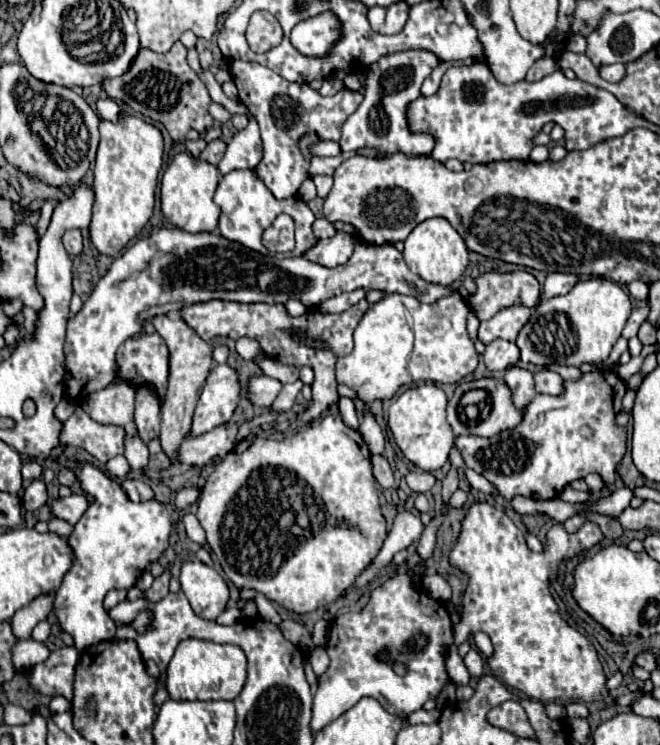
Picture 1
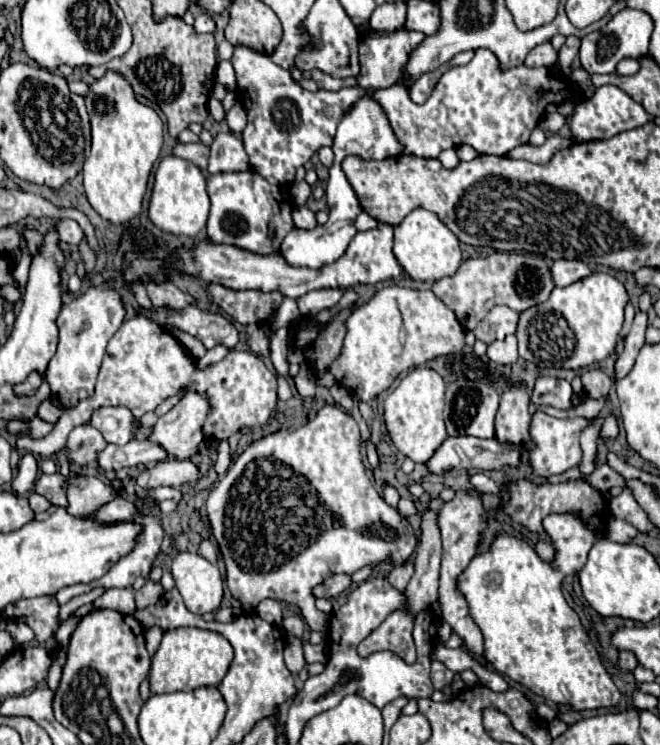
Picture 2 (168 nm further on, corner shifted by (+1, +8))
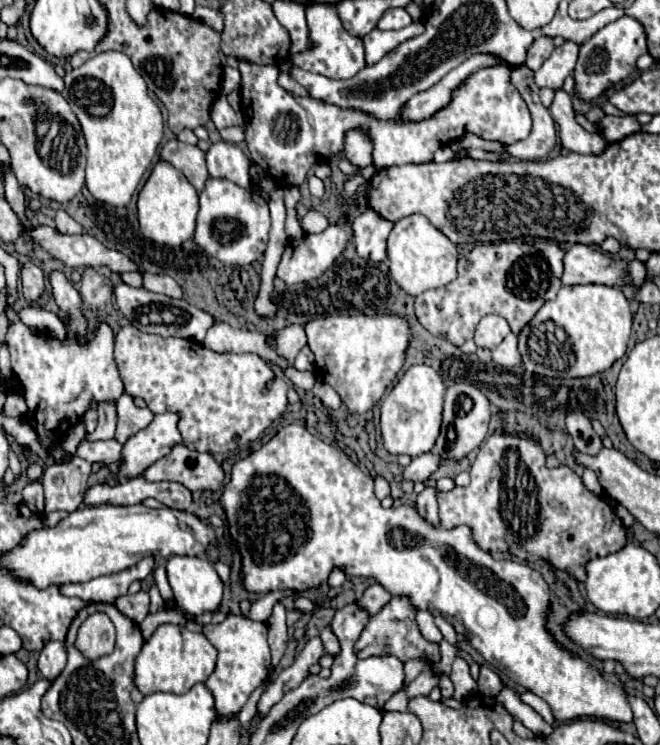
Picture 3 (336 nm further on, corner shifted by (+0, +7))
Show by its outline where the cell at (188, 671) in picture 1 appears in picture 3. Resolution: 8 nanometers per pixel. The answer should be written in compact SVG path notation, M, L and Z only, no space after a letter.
M160 625L144 643L136 659L136 687L142 691L142 695L152 695L156 691L186 693L196 683L204 683L214 669L216 647L212 647L204 633L188 631L182 625Z

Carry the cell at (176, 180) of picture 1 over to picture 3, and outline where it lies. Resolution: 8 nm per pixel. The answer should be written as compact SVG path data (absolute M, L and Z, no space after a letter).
M158 161L150 173L150 179L138 193L138 221L140 233L156 243L178 247L188 241L196 231L196 215L200 211L198 191L172 167L168 161Z

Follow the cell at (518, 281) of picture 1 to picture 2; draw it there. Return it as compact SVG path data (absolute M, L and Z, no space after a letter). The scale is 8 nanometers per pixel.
M493 252L487 258L469 258L461 262L455 276L437 280L431 290L449 310L455 312L463 330L471 332L493 306L509 306L521 314L527 308L545 302L553 288L551 270L539 254Z

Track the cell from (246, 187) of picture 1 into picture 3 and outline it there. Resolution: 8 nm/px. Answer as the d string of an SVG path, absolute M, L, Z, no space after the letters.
M208 179L200 193L200 211L196 219L194 241L208 255L226 265L252 265L258 261L268 245L270 209L256 185L240 187L228 179Z

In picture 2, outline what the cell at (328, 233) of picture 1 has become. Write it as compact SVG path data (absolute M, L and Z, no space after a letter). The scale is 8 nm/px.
M293 206L293 224L295 228L301 228L301 230L313 230L317 226L315 222L315 214L307 208L307 206Z

